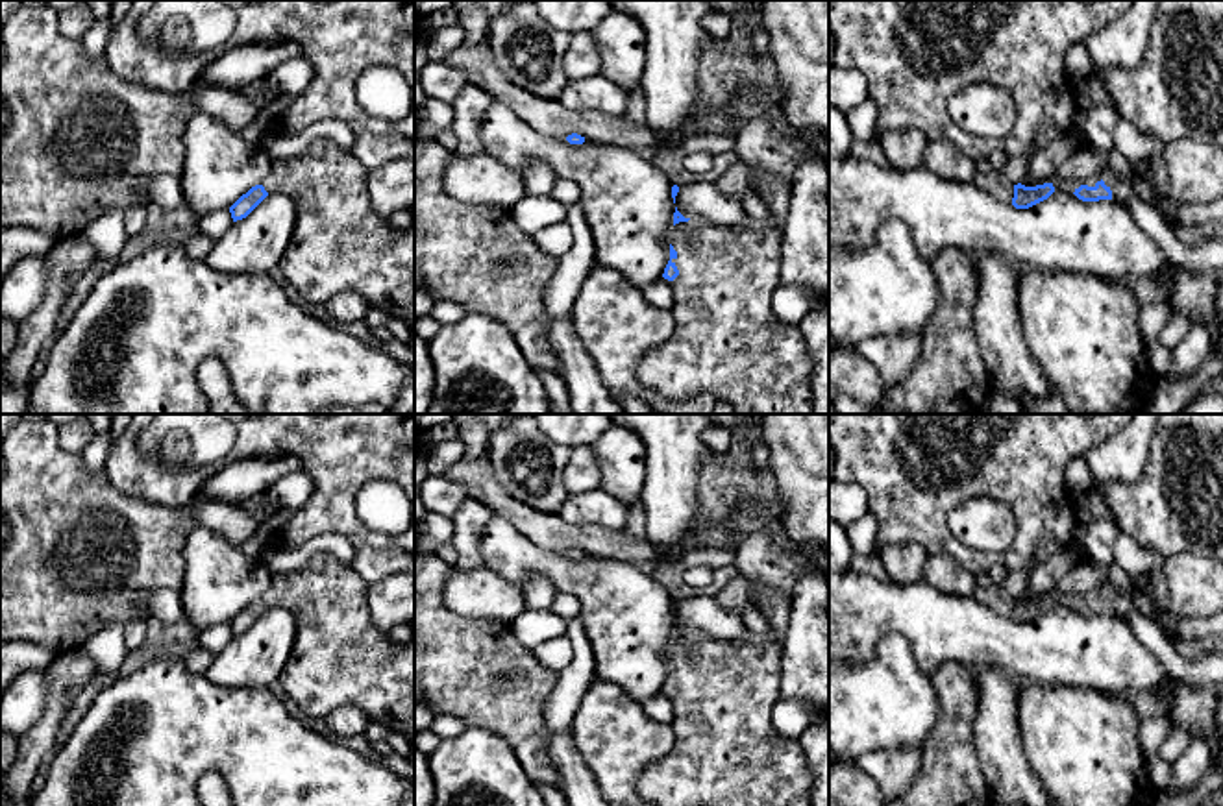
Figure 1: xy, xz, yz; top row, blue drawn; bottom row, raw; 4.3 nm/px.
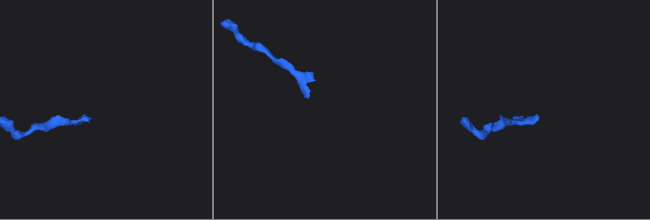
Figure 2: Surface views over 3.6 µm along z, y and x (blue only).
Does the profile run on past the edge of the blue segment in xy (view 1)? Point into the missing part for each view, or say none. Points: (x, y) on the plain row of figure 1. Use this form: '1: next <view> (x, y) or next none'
1: next xy (339, 657)

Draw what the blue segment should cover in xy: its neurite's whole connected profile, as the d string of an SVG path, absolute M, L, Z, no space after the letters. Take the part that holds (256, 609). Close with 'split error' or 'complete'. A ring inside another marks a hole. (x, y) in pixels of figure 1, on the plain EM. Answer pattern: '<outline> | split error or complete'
M318 553L292 573L272 575L266 592L229 621L233 636L246 632L268 608L283 608L296 621L296 640L279 682L302 717L327 717L352 704L414 745L414 640L396 643L374 625L366 582L352 564Z | split error

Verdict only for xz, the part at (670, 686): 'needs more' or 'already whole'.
needs more

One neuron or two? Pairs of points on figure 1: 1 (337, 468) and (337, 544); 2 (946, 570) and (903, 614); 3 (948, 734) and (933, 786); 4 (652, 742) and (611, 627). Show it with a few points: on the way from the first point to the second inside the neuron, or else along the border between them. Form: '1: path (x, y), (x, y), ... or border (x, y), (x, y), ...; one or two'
1: border (356, 546), (337, 533), (317, 533), (296, 548); two
2: border (922, 577), (946, 594), (972, 598); two
3: path (948, 747), (946, 773); one
4: border (600, 679), (620, 686), (639, 703); two

